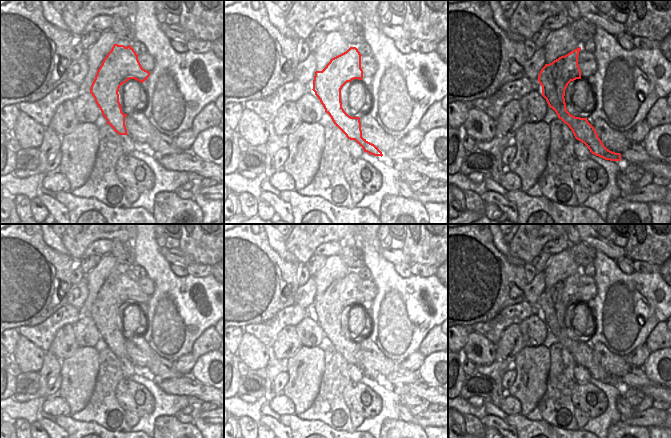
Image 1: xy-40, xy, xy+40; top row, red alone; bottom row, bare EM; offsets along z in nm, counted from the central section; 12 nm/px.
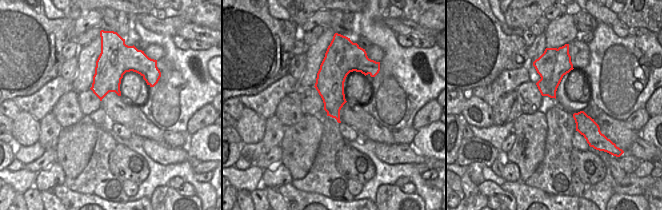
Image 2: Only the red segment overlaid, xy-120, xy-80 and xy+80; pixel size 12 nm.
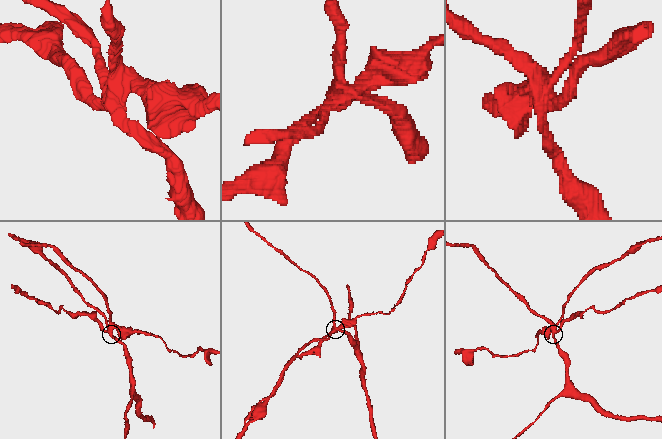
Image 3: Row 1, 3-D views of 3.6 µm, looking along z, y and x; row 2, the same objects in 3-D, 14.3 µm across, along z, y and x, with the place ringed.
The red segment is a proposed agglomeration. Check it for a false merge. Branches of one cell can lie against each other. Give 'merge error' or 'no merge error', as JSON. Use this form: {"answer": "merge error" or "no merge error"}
{"answer": "merge error"}

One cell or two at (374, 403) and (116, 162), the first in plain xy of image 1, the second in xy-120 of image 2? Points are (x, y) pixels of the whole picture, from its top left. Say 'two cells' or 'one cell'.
one cell

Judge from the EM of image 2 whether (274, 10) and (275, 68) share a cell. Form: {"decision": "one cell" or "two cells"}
{"decision": "two cells"}

